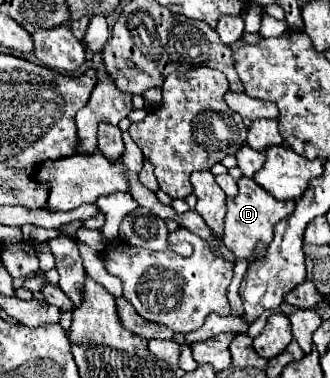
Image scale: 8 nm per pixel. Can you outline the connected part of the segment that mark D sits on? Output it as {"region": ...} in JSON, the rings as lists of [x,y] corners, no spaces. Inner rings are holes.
{"region":[[[252,178],[240,180],[240,192],[234,198],[226,200],[226,218],[224,218],[224,232],[222,242],[236,254],[236,258],[252,258],[256,242],[262,240],[264,244],[270,244],[274,226],[292,214],[295,209],[294,200],[276,200],[264,188],[260,188]]]}

